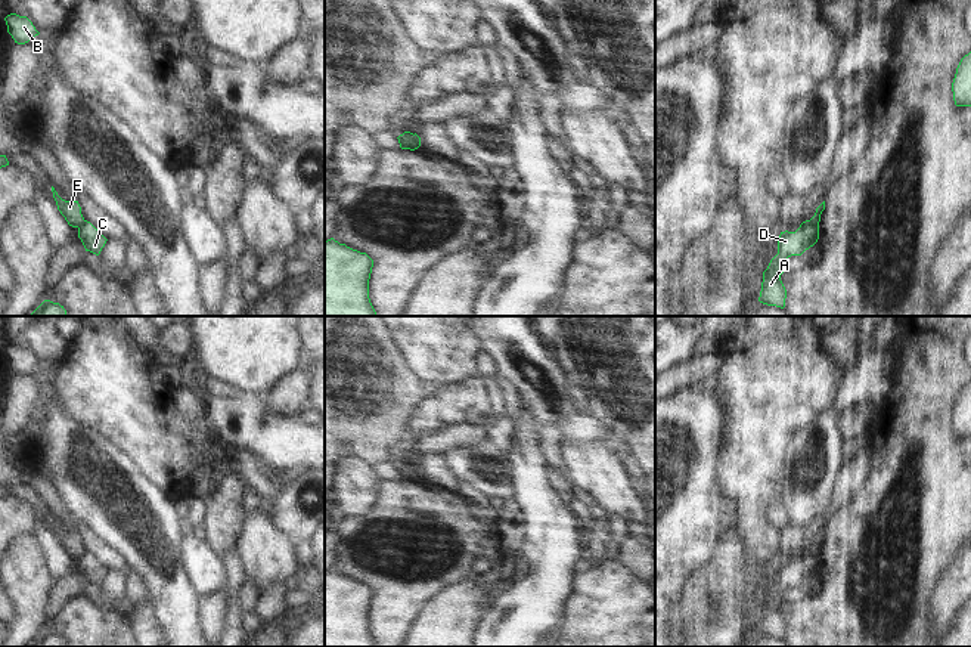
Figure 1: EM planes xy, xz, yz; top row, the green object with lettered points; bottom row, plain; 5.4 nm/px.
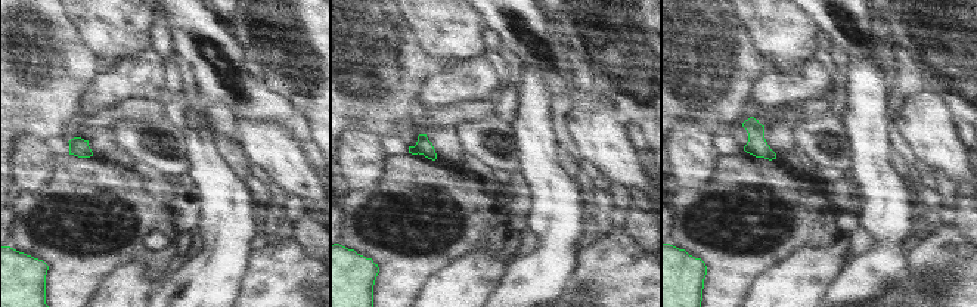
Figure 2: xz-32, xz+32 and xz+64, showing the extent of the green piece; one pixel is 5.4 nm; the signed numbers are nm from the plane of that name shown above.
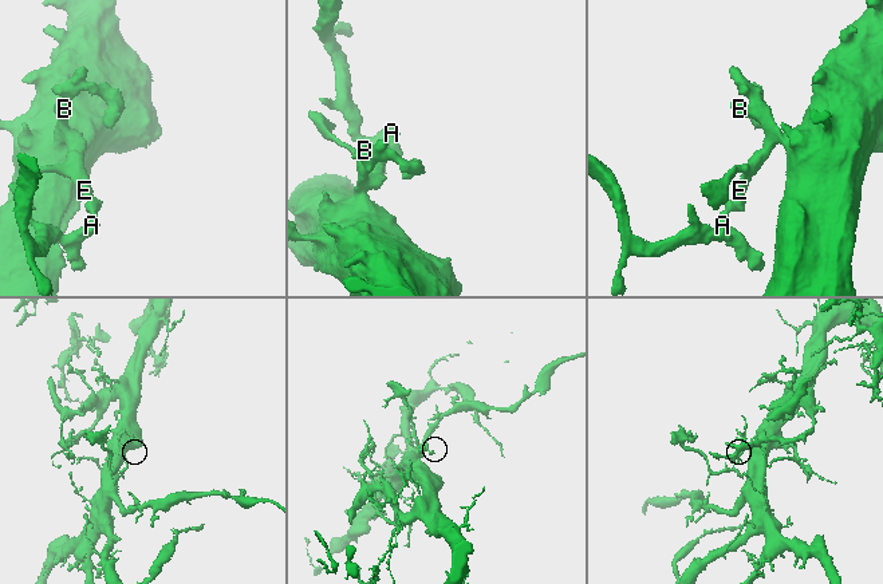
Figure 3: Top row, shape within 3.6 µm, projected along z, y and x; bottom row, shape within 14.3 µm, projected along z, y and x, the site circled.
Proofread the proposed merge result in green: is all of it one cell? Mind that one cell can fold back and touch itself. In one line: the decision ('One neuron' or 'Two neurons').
Two neurons

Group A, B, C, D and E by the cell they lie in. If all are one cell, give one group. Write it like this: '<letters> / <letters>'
A C D / B E

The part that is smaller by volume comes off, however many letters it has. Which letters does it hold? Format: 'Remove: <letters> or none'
Remove: A, C, D

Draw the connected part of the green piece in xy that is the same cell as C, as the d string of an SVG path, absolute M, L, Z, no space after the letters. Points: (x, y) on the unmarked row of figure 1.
M84 552L80 558L78 558L78 569L81 570L86 582L90 582L96 586L100 585L102 579L106 575L106 569L90 554L90 552Z

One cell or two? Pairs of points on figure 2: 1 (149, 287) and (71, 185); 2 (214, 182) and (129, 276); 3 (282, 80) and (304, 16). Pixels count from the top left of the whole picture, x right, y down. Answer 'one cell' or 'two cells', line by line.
1: two cells
2: two cells
3: one cell

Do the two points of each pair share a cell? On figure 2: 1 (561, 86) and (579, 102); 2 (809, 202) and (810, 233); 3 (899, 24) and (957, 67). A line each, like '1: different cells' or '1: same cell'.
1: same cell
2: same cell
3: same cell

